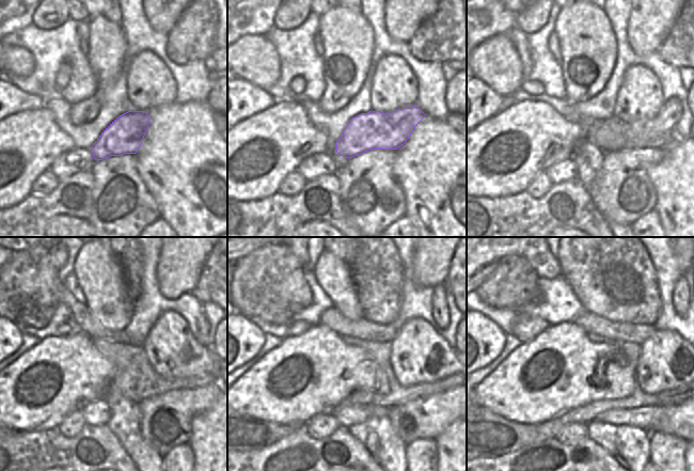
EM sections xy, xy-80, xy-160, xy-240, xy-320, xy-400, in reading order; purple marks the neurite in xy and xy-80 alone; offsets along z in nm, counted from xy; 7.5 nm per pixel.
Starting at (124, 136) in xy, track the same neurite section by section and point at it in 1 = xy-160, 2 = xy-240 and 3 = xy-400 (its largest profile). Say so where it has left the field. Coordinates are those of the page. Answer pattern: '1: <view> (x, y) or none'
1: xy-160 (610, 135)
2: xy-240 (203, 325)
3: xy-400 (680, 299)

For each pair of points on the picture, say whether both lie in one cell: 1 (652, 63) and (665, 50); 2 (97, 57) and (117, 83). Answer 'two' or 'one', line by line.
1: two
2: two

